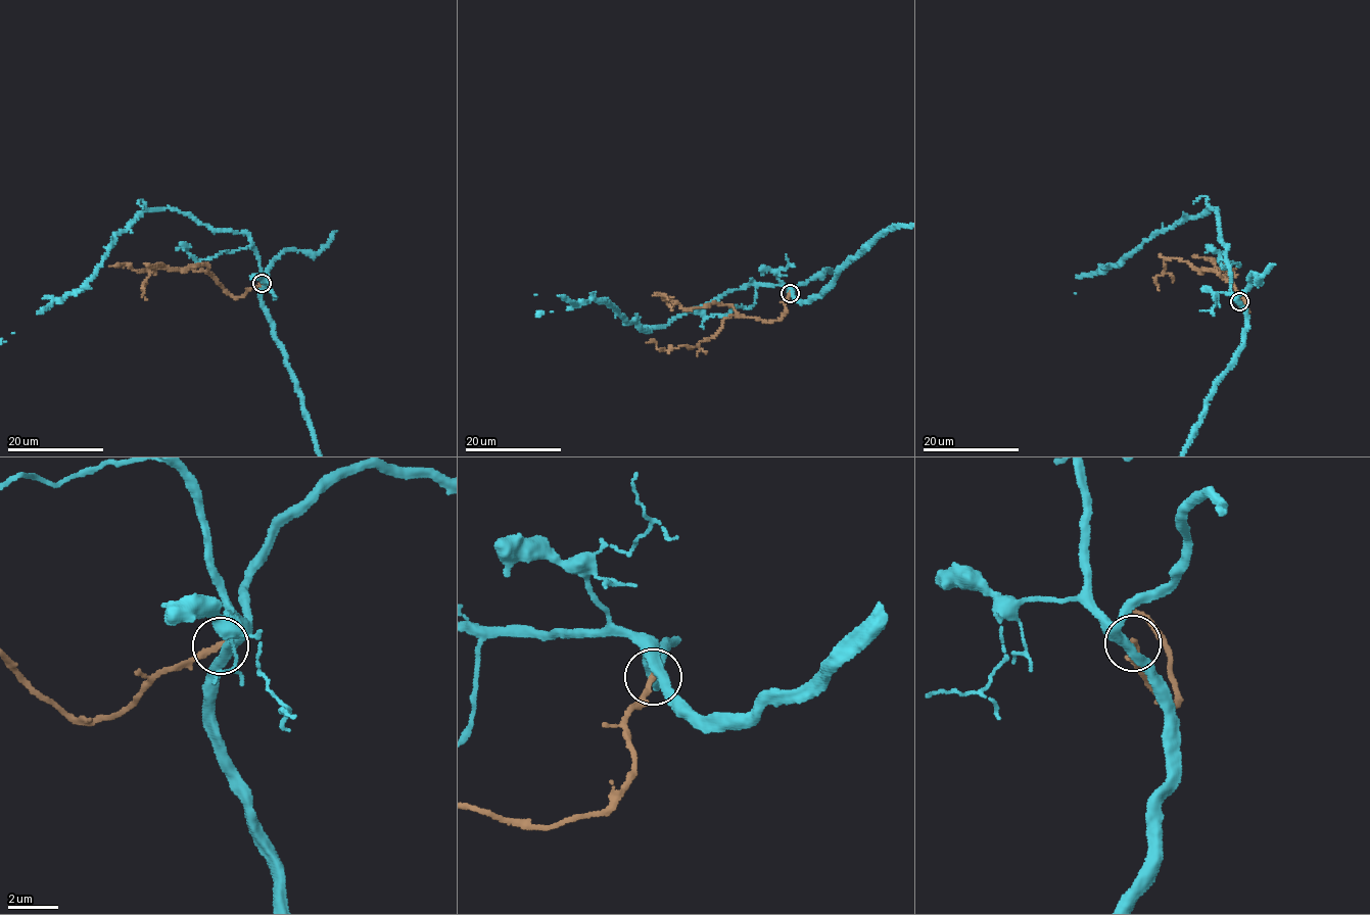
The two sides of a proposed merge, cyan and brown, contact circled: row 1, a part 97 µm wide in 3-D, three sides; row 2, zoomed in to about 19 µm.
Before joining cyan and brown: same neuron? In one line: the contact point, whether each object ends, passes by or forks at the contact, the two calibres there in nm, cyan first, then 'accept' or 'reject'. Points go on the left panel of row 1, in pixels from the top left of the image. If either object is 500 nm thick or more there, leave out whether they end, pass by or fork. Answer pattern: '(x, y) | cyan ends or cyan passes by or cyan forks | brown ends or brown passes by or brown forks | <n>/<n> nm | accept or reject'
(262, 283) | cyan passes by | brown ends | 400/240 nm | reject

